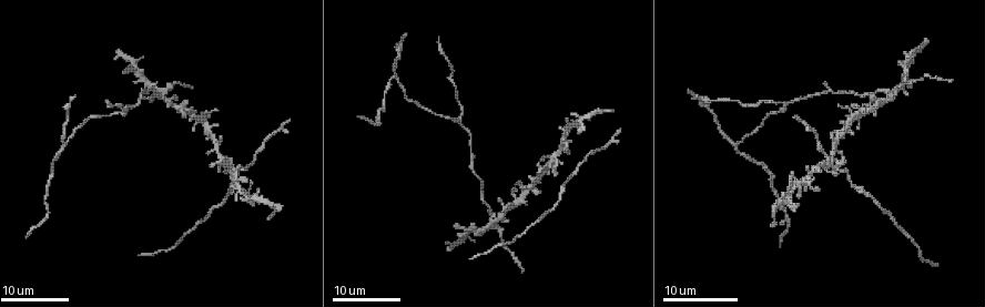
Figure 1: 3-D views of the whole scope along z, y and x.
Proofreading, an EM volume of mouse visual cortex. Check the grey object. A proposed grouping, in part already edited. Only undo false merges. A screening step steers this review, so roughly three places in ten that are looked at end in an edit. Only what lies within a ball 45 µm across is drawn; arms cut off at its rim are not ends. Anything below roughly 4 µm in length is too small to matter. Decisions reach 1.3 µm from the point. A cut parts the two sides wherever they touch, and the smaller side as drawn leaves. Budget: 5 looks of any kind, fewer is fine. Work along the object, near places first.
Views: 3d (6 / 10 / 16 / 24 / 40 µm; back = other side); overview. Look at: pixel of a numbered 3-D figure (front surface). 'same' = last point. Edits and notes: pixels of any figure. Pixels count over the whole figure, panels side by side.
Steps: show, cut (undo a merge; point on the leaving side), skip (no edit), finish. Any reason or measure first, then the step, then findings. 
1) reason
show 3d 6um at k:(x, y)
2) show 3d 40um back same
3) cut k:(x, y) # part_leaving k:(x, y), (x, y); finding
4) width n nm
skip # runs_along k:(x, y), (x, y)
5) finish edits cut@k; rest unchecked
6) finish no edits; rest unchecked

side arm on a straight run
show 3d 16um at 1:(786, 106)

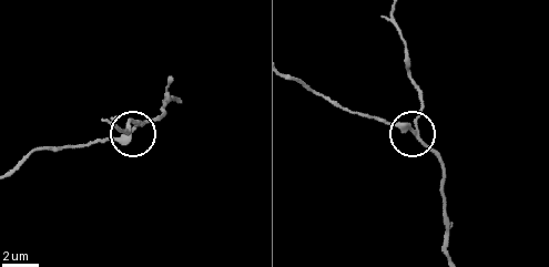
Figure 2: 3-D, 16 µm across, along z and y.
show 3d 10um at 2:(411, 127)

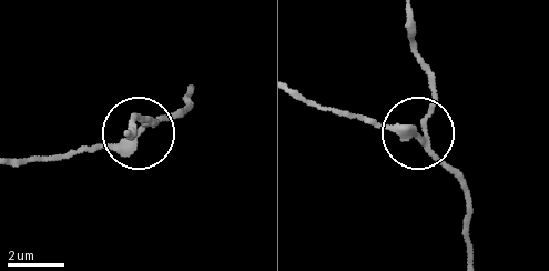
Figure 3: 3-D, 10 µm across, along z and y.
show 3d 6um at 3:(417, 135)

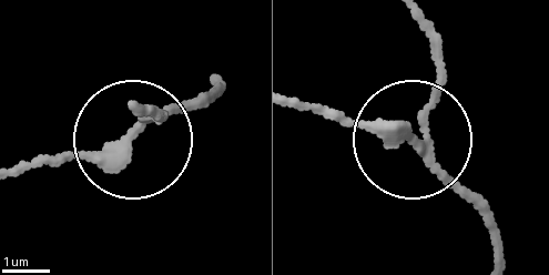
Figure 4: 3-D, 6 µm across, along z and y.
cut 4:(438, 82) # part_leaving 4:(429, 153), (441, 61), (429, 26); a second neuron is stuck on

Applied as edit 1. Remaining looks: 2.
show 3d 24um at 1:(493, 228)

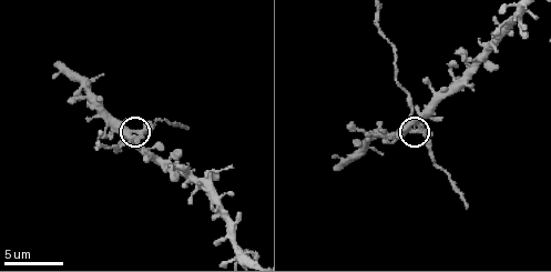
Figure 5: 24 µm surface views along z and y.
show 3d 10um at 5:(141, 130)

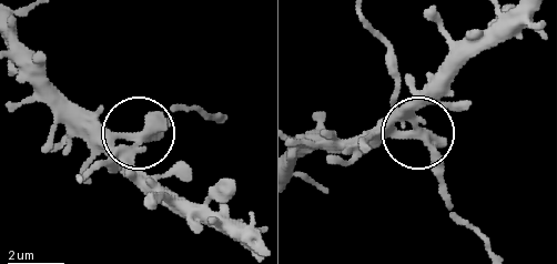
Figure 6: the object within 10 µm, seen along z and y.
width 380 nm
skip # runs_along 6:(405, 74), (414, 122), (445, 191); all the same neuron

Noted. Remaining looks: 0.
finish edits cut@4; rest unchecked

